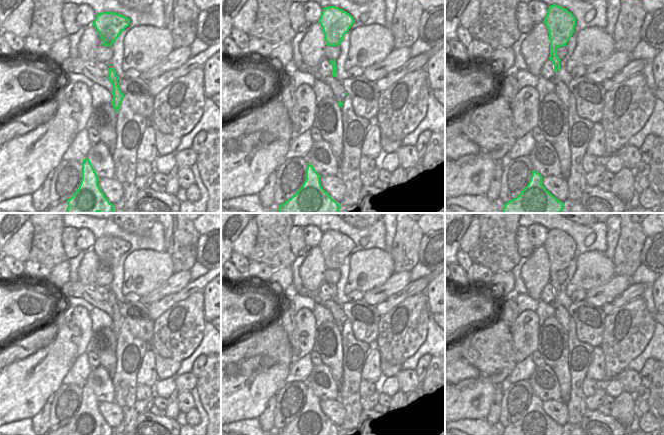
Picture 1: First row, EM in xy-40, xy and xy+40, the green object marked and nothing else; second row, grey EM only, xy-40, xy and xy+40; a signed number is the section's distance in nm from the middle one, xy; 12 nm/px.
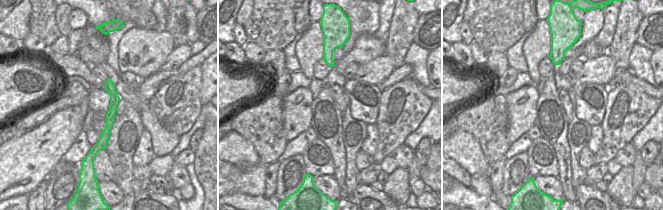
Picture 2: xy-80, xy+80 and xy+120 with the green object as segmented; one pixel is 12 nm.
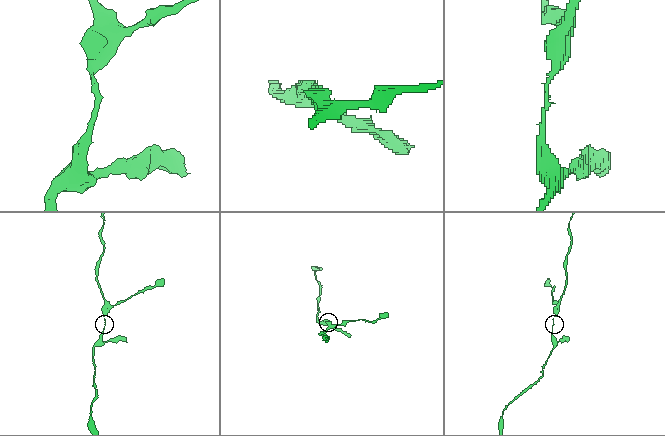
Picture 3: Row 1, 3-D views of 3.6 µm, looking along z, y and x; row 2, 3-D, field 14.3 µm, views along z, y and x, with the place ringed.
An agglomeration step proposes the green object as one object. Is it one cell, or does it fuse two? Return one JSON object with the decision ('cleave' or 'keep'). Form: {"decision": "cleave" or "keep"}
{"decision": "keep"}

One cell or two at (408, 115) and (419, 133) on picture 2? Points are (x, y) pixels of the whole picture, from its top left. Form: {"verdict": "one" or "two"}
{"verdict": "two"}

